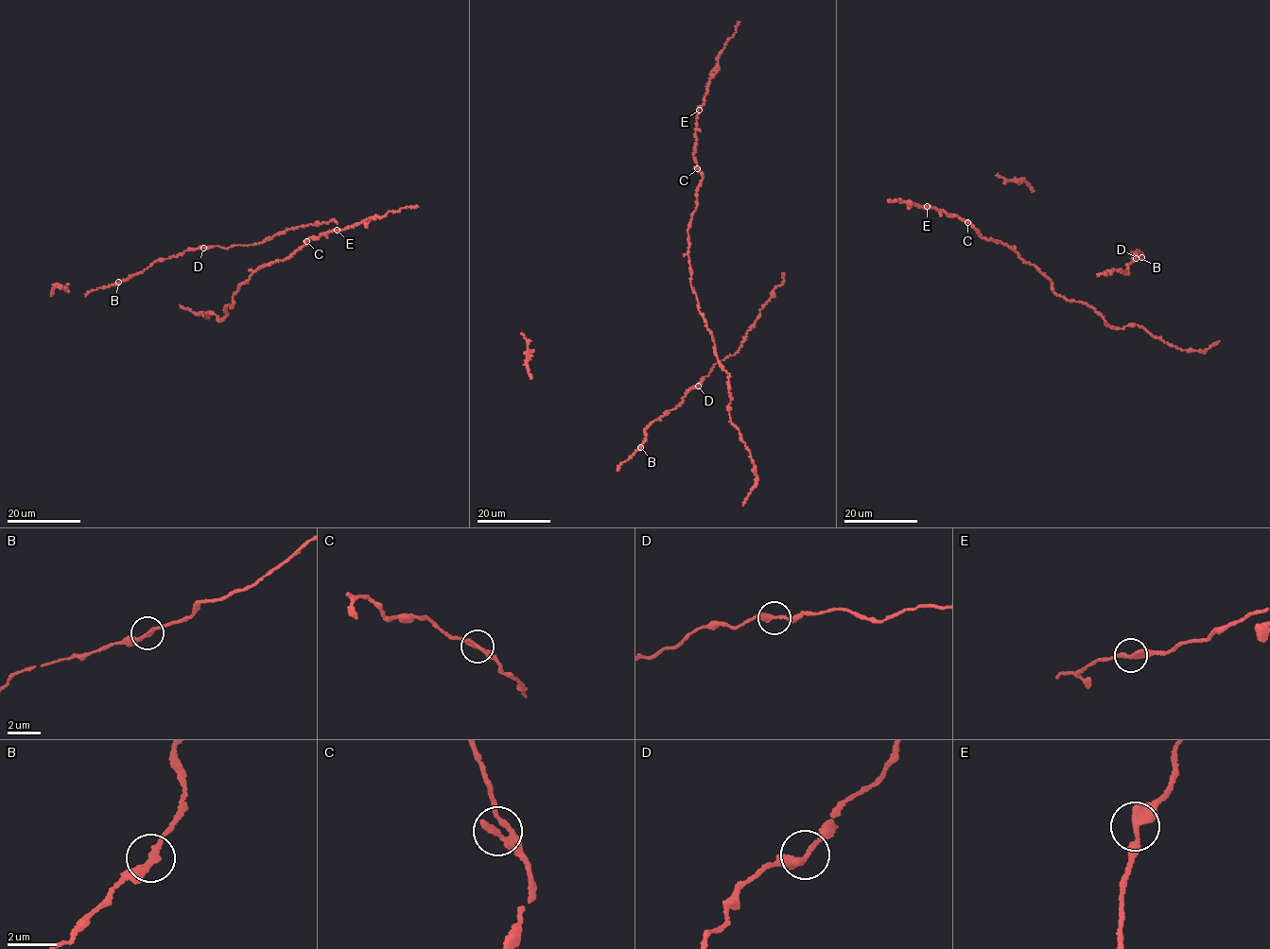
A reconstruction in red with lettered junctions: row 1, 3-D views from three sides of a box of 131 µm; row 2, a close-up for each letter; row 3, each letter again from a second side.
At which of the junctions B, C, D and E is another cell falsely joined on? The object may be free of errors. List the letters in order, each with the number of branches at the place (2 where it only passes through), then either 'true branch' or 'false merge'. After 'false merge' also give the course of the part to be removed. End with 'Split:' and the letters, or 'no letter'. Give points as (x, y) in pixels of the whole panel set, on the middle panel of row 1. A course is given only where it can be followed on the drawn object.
B: 2 branches meet; true branch
C: 2 branches meet; true branch
D: 2 branches meet; true branch
E: 2 branches meet; true branch
Split: no letter

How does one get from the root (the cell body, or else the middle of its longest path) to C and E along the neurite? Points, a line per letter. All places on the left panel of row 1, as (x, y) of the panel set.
C: (226, 306), (232, 308), (234, 293), (254, 271), (287, 259), (306, 244), (306, 241)
E: (226, 306), (232, 308), (234, 293), (261, 267), (287, 259), (309, 238), (337, 230)

